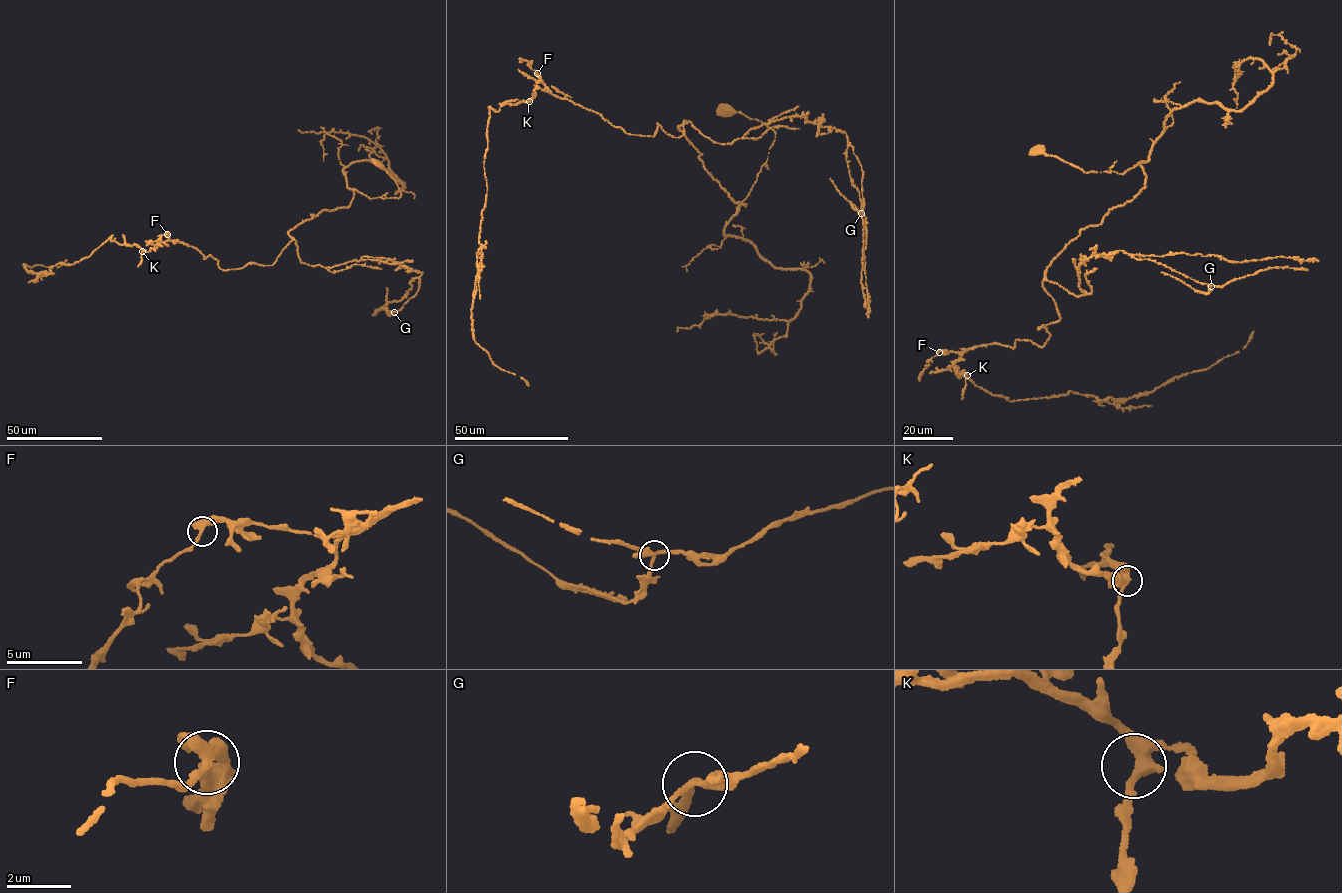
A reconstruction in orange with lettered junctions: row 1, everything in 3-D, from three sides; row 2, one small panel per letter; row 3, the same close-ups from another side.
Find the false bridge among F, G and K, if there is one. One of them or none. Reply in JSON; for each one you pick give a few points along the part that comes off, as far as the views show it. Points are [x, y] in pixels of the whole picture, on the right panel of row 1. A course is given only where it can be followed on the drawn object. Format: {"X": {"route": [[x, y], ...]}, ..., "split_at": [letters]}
{"split_at": []}

